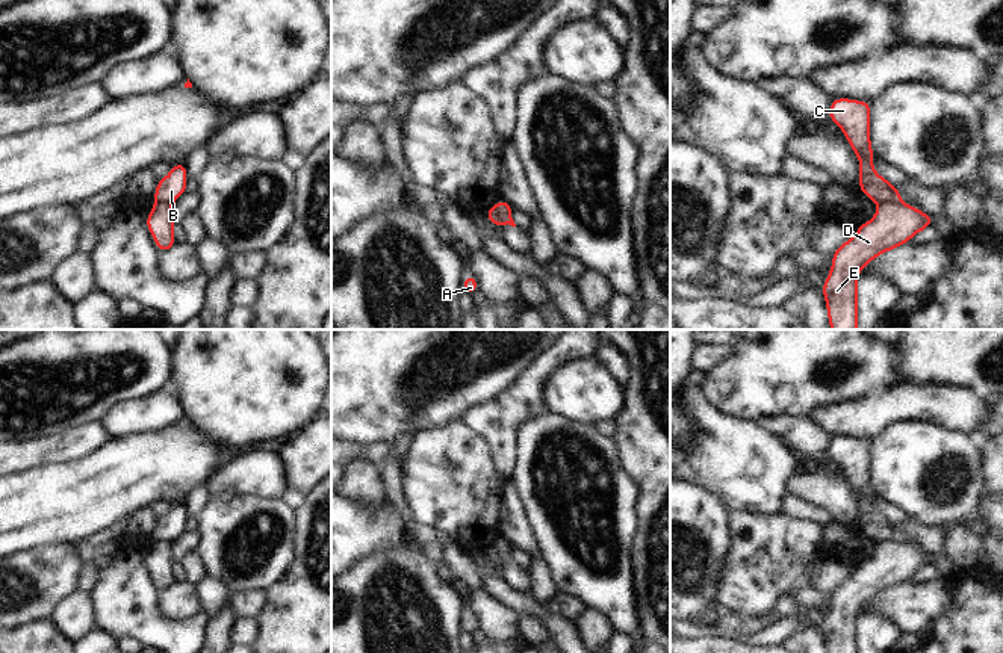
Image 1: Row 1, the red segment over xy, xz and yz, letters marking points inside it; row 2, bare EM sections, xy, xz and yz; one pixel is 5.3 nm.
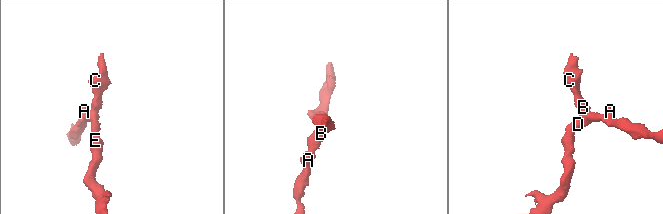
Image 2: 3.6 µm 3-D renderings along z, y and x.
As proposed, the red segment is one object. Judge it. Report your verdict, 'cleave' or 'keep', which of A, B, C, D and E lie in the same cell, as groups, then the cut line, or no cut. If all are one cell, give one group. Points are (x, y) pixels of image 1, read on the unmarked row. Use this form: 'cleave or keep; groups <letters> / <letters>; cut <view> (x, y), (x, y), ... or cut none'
cleave; groups A D E / B C; cut yz (899, 538), (879, 543)

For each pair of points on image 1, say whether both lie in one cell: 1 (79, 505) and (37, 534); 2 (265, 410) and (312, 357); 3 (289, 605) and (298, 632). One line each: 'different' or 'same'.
1: same
2: same
3: same

